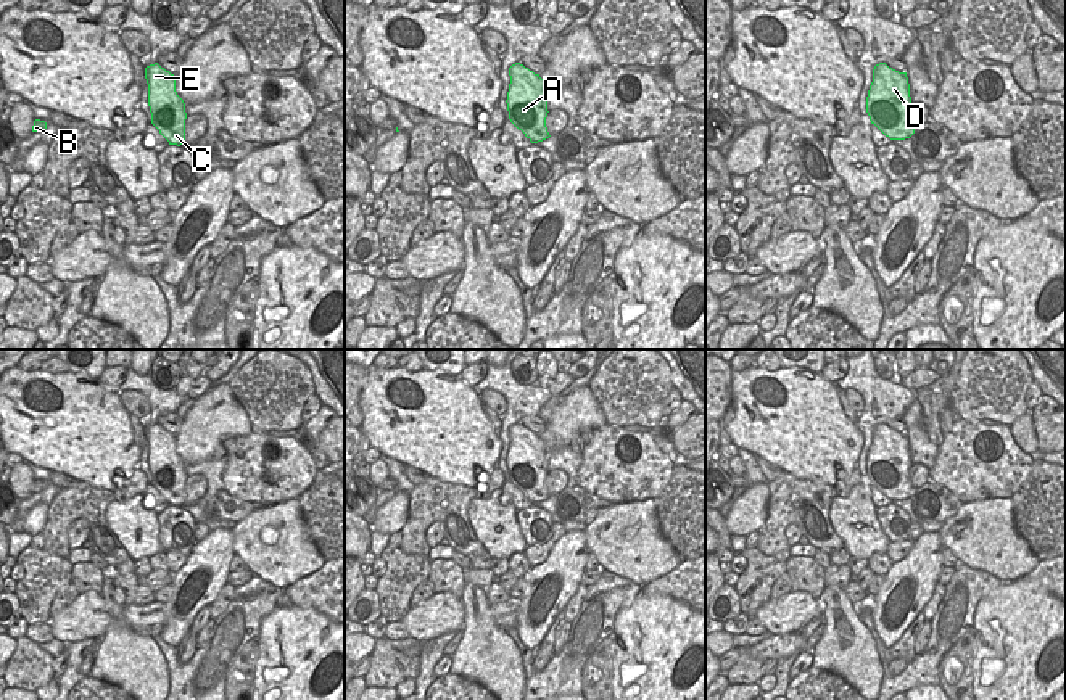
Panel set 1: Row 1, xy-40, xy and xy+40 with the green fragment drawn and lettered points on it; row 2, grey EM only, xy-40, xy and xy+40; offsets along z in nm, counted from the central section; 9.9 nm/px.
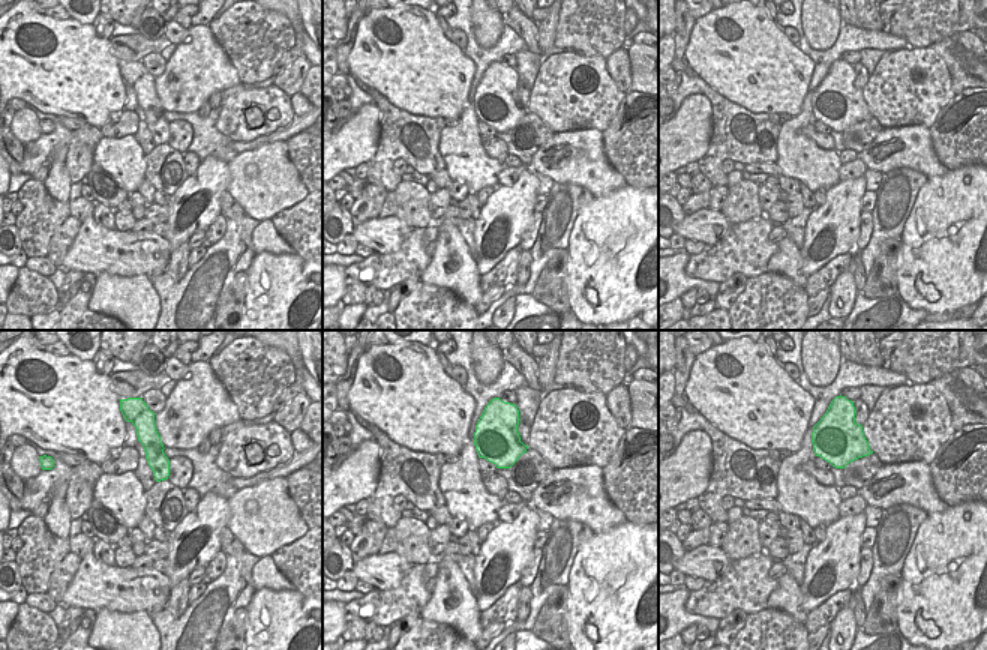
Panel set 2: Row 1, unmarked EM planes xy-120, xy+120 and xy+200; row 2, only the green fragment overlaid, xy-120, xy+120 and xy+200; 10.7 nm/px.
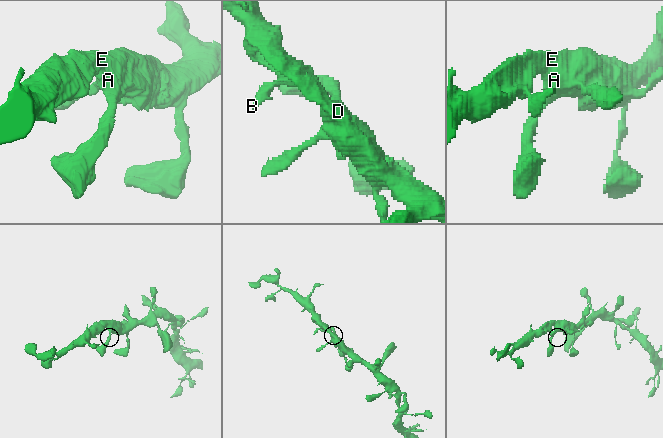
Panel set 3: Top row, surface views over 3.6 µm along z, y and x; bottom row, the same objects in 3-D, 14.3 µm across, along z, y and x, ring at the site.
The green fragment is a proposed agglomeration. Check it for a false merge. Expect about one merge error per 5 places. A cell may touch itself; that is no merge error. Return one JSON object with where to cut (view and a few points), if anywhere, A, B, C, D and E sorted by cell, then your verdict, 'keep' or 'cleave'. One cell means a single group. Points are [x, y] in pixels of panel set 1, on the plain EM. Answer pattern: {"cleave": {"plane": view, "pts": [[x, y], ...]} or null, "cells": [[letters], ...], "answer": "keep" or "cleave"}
{"cleave": null, "cells": [["A", "B", "C", "D", "E"]], "answer": "keep"}

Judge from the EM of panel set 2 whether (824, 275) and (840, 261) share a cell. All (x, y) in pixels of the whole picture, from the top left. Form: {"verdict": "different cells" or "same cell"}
{"verdict": "same cell"}

